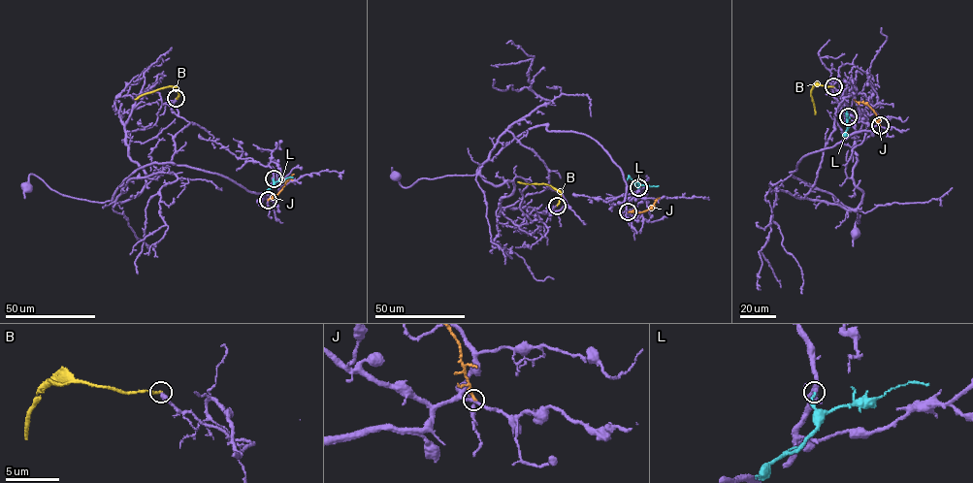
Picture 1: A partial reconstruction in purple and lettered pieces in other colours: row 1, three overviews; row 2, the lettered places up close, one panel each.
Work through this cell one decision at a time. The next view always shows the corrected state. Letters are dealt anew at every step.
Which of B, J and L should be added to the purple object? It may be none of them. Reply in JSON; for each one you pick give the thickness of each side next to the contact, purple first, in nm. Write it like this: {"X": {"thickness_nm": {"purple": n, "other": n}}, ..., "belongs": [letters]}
{"L": {"thickness_nm": {"purple": 160, "other": 160}}, "belongs": ["L"]}

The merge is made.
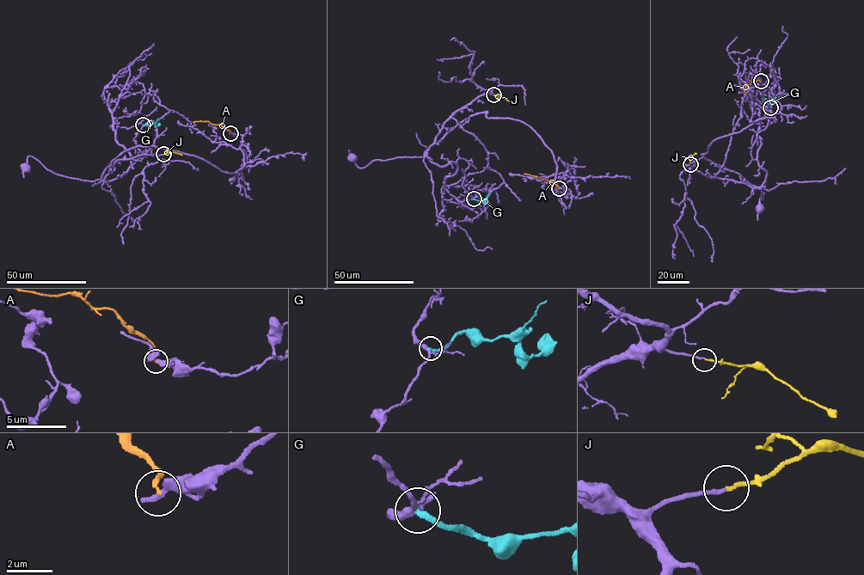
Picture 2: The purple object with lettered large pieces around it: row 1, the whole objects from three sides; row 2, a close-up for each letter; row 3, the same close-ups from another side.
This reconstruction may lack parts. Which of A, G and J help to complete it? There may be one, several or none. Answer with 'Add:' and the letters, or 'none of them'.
Add: J

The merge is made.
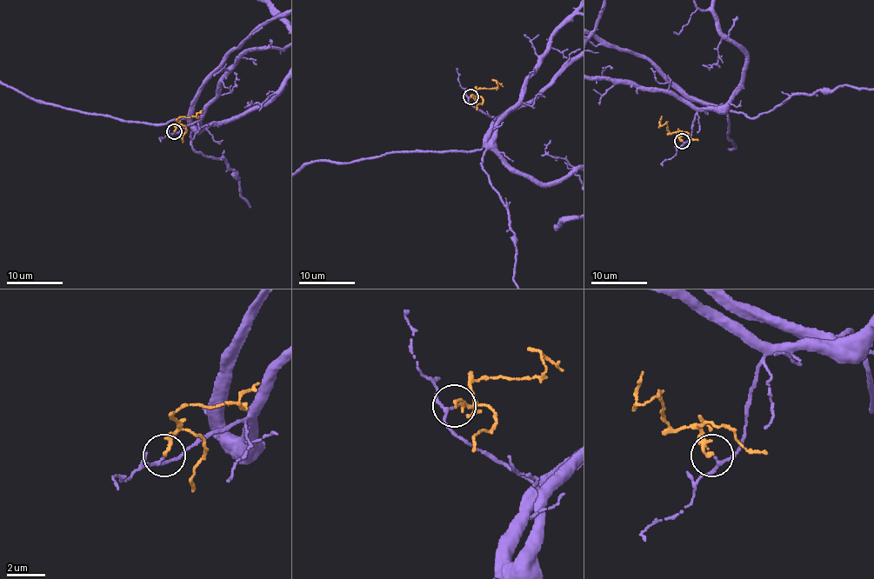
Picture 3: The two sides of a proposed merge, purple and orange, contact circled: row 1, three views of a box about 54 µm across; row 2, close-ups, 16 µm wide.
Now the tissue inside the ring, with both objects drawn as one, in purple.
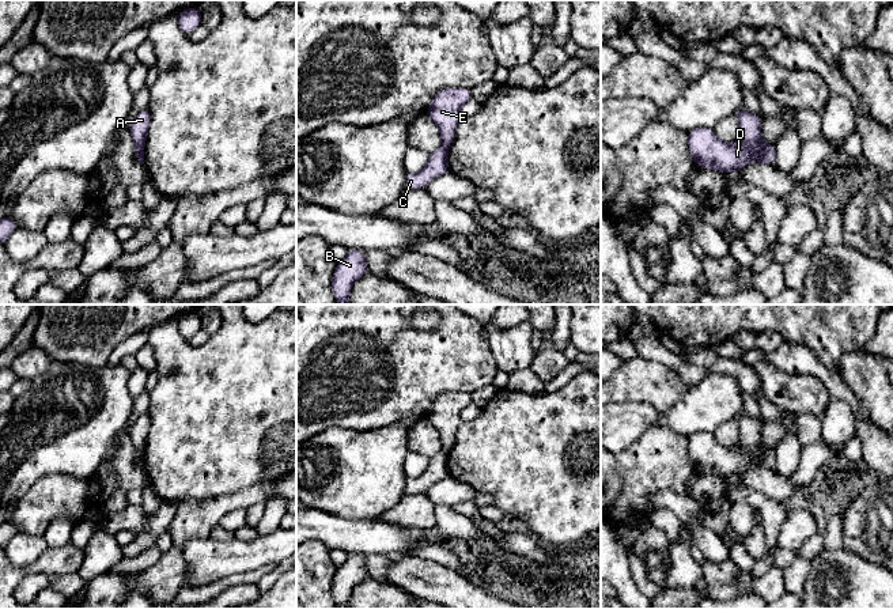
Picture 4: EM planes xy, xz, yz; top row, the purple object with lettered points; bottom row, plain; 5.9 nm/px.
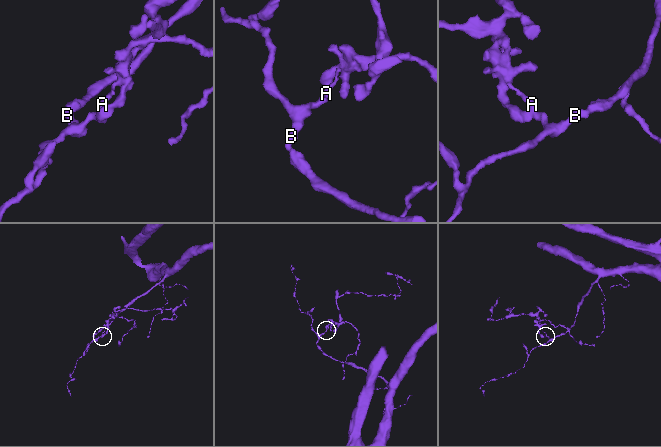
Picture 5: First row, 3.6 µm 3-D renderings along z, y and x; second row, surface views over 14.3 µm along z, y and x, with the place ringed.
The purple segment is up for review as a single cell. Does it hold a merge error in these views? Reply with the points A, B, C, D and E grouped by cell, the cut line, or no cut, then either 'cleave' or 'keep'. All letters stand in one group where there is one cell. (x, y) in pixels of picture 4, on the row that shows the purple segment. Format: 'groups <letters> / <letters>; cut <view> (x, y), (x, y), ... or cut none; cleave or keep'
groups A D E / B C; cut yz (760, 139), (749, 150), (750, 159); cleave

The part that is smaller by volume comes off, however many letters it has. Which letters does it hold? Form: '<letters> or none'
A, D, E

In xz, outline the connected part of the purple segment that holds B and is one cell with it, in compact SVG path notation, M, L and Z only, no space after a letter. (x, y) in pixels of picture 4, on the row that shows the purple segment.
M349 250L347 257L336 265L332 290L337 303L349 304L352 284L368 273L364 250Z

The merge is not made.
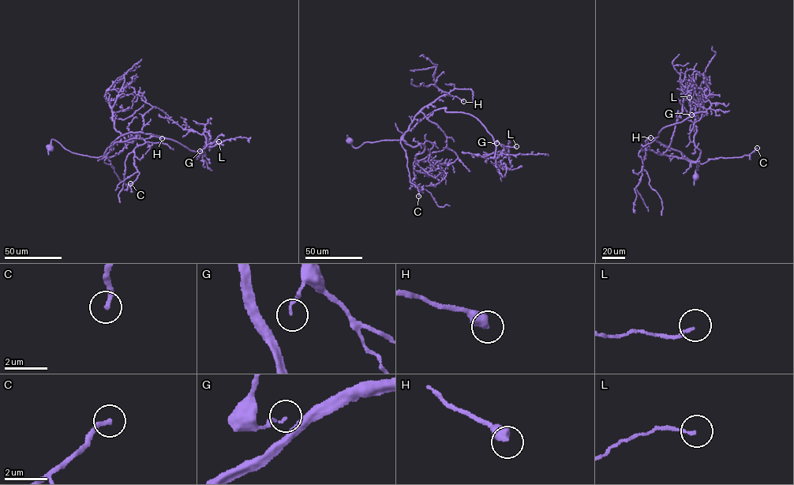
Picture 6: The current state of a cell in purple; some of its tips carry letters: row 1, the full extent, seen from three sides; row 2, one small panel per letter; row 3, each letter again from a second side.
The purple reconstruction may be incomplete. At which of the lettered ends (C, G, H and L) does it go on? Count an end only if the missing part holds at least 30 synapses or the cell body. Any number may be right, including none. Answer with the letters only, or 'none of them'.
C

